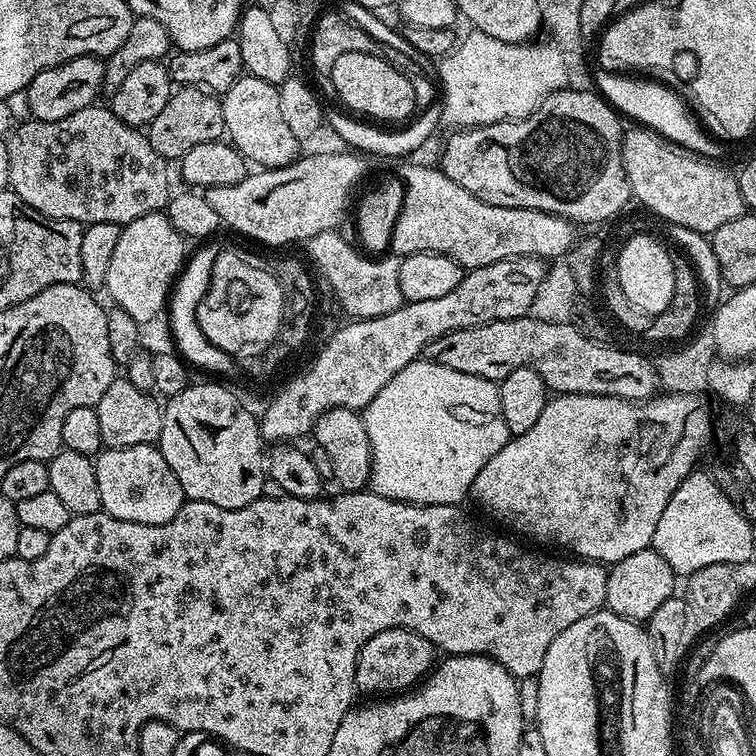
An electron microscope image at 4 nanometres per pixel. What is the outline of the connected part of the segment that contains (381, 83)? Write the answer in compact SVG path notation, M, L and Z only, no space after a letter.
M370 53L343 55L334 65L330 75L330 82L332 82L333 90L336 91L337 98L345 104L343 107L347 109L349 113L355 114L360 118L367 118L372 122L382 122L380 120L402 120L401 122L404 122L407 121L418 108L416 101L417 85L412 85L413 81L394 67L390 61L384 59L383 55L376 56Z

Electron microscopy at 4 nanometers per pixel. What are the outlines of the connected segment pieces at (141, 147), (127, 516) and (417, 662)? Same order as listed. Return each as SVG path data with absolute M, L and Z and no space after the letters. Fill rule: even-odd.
M100 107L83 108L70 114L70 118L58 118L58 122L28 118L25 124L17 123L6 140L10 154L8 182L11 191L16 192L22 202L50 218L73 220L82 226L98 222L123 226L151 212L164 212L174 192L174 188L168 185L169 161L150 146L141 129L122 122L111 107Z
M156 444L104 448L95 457L100 506L114 518L139 524L165 524L178 514L186 499L174 470L166 466Z
M391 628L382 630L382 634L374 634L366 646L358 654L356 663L356 686L361 693L384 692L380 694L400 694L411 689L417 682L423 681L433 671L438 660L438 650L429 640L422 638L410 628Z

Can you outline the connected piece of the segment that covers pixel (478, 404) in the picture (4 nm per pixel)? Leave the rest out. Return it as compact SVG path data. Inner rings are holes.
M427 358L415 360L410 366L398 370L398 374L394 374L394 378L390 378L390 382L386 382L386 386L382 386L382 390L378 390L378 394L370 401L368 407L363 409L362 415L372 451L371 491L382 494L391 500L403 500L409 504L459 505L460 499L471 493L474 478L478 478L478 470L482 470L482 466L486 466L486 462L490 462L490 458L494 458L494 454L498 454L498 450L502 450L502 446L506 446L506 442L510 438L508 427L502 418L500 386L497 381L478 378L474 374L462 374L458 370L450 370L441 364L434 364Z

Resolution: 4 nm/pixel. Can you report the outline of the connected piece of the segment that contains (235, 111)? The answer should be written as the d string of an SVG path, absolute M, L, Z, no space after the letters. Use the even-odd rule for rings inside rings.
M241 74L234 86L222 93L222 118L227 139L232 147L241 152L245 160L261 169L284 168L302 152L301 141L286 126L279 96L279 87L264 81L257 74Z

